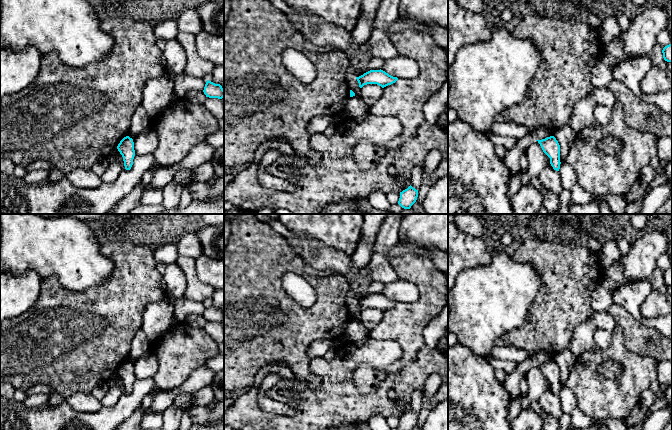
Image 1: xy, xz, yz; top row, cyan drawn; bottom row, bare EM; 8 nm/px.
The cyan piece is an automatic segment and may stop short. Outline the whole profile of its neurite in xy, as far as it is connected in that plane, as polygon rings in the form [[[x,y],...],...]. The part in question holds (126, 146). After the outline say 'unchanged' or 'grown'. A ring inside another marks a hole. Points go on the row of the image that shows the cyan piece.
[[[129,136],[124,137],[117,146],[118,151],[123,157],[126,170],[130,170],[135,156],[134,142]]]; unchanged

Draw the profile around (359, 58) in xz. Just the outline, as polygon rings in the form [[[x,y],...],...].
[[[363,43],[355,48],[348,57],[349,64],[357,70],[357,77],[368,72],[368,63],[370,61],[370,51],[368,45]]]

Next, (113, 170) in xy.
[[[115,161],[113,163],[107,164],[107,168],[104,173],[100,176],[103,183],[111,183],[117,179],[119,174],[124,169],[121,161]]]

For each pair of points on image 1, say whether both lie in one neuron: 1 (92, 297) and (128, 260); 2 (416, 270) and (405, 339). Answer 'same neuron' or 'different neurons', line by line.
1: same neuron
2: same neuron

